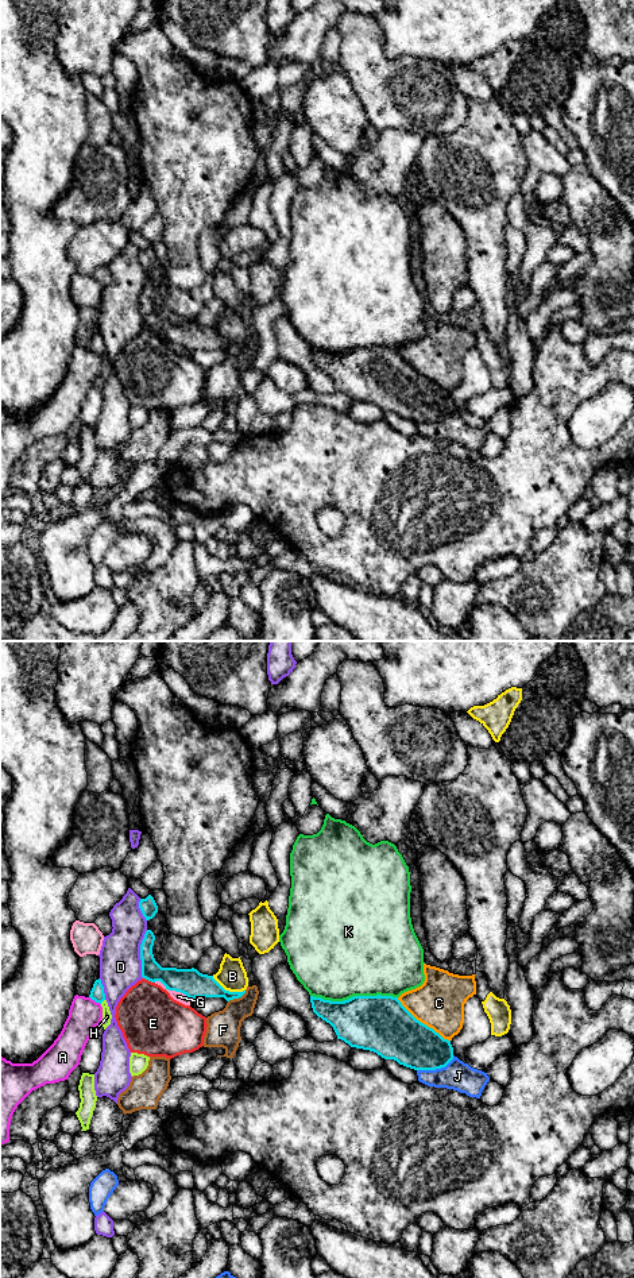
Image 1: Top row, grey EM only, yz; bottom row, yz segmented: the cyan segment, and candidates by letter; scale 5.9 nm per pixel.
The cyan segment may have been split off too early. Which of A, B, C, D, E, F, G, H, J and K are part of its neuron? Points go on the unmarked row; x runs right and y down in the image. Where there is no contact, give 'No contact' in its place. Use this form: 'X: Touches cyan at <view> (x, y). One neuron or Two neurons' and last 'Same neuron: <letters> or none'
A: Touches cyan at yz (95, 352). Two neurons
B: Touches cyan at yz (228, 343). Two neurons
C: Touches cyan at yz (422, 375). Two neurons
D: Touches cyan at yz (140, 307). Two neurons
E: Touches cyan at yz (149, 332). Two neurons
F: Touches cyan at yz (236, 350). Two neurons
G: Touches cyan at yz (173, 342). Two neurons
H: Touches cyan at yz (101, 354). Two neurons
J: Touches cyan at yz (436, 420). Two neurons
K: Touches cyan at yz (354, 348). Two neurons
Same neuron: none

